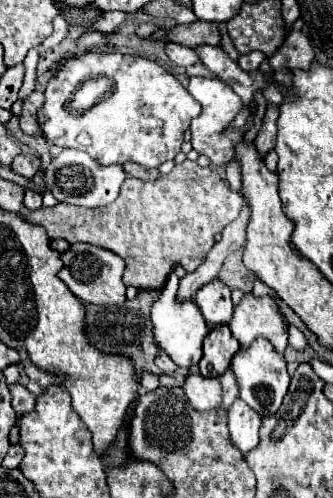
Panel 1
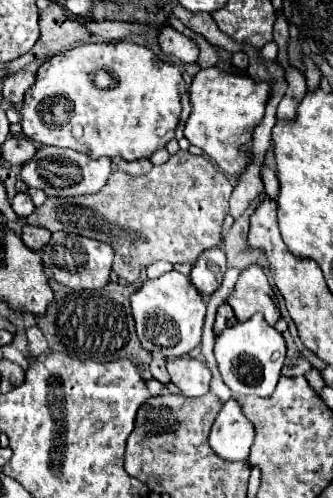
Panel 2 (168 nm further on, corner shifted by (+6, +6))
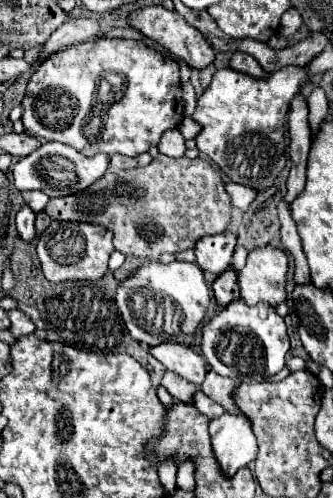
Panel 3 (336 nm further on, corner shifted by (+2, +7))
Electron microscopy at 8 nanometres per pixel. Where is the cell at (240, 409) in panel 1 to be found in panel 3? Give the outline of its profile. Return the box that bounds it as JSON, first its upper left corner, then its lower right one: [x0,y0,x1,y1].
[210,413,256,475]

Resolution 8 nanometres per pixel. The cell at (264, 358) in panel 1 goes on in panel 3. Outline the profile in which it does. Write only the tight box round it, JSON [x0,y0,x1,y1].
[202,299,290,383]

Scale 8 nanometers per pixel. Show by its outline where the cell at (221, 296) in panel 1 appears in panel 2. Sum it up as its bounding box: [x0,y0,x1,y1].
[190,246,226,294]

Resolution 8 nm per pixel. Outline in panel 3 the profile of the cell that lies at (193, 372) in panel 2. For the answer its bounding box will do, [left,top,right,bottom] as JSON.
[150,345,206,385]

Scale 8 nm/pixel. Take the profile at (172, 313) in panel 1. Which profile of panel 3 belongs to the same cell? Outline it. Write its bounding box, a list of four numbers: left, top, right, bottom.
[116,261,210,347]

